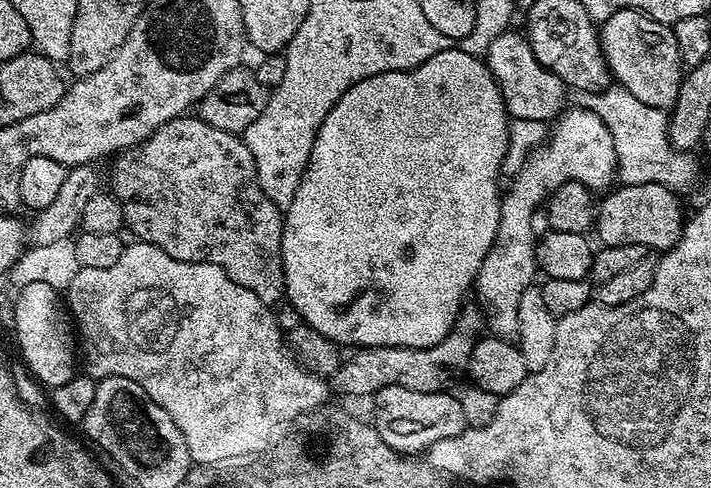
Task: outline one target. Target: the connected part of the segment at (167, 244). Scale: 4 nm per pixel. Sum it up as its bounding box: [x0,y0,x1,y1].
[110,114,285,306]

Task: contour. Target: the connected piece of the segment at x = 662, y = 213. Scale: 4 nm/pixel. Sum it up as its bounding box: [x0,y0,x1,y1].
[594,184,686,250]

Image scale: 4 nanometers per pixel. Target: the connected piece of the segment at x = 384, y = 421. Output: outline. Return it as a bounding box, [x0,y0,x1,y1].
[372,386,465,454]

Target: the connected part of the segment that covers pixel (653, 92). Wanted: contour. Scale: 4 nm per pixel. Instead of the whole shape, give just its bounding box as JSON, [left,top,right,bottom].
[599,8,682,110]

